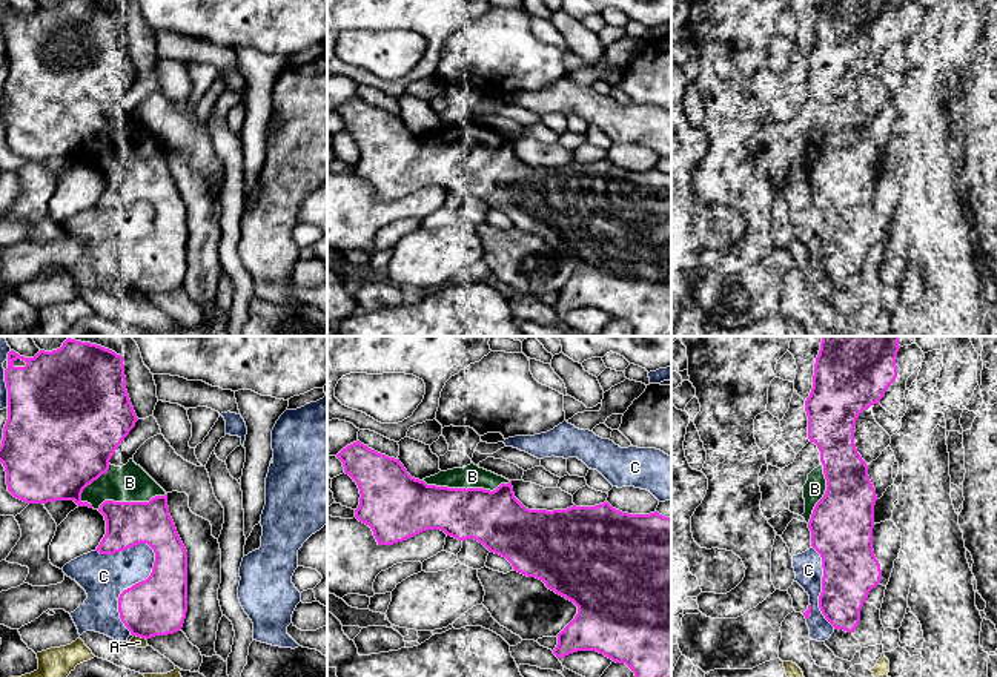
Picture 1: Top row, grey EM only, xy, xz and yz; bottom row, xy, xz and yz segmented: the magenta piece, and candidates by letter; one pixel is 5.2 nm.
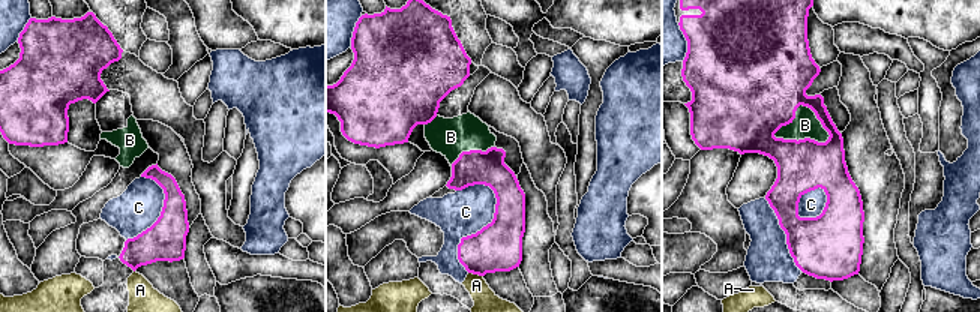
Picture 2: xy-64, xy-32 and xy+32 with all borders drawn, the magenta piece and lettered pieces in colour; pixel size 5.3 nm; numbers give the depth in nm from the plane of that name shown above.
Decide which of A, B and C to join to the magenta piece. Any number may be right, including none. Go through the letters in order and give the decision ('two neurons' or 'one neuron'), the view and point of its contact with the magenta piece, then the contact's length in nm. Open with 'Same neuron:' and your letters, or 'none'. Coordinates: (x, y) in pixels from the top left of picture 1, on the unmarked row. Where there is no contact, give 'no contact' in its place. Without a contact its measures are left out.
Same neuron: B
A: two neurons; meets magenta in xy at (140, 292); contact 80 nm long
B: one neuron; meets magenta in xz at (467, 145); contact 460 nm long
C: two neurons; meets magenta in xy at (132, 241); contact 480 nm long

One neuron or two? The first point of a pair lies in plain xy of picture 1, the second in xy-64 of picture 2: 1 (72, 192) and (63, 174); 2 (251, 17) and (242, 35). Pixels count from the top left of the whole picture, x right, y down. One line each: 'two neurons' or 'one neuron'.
1: two neurons
2: two neurons

